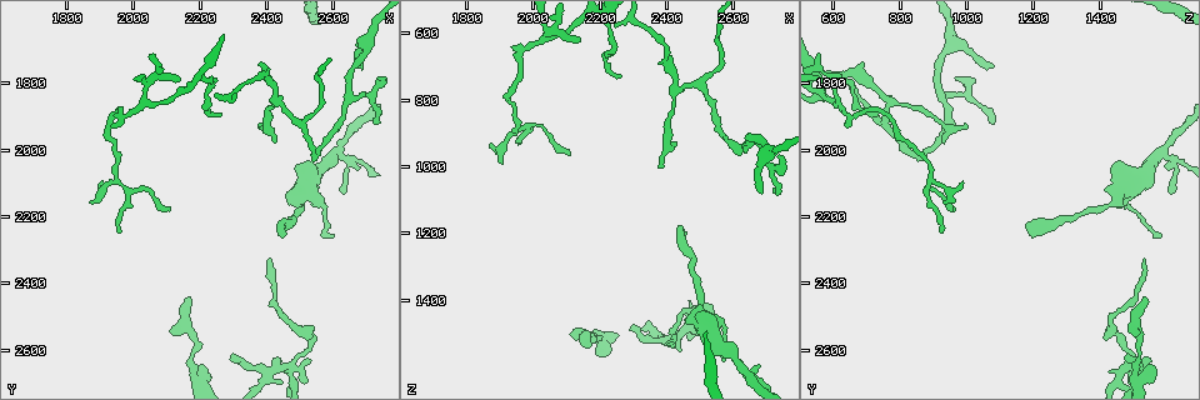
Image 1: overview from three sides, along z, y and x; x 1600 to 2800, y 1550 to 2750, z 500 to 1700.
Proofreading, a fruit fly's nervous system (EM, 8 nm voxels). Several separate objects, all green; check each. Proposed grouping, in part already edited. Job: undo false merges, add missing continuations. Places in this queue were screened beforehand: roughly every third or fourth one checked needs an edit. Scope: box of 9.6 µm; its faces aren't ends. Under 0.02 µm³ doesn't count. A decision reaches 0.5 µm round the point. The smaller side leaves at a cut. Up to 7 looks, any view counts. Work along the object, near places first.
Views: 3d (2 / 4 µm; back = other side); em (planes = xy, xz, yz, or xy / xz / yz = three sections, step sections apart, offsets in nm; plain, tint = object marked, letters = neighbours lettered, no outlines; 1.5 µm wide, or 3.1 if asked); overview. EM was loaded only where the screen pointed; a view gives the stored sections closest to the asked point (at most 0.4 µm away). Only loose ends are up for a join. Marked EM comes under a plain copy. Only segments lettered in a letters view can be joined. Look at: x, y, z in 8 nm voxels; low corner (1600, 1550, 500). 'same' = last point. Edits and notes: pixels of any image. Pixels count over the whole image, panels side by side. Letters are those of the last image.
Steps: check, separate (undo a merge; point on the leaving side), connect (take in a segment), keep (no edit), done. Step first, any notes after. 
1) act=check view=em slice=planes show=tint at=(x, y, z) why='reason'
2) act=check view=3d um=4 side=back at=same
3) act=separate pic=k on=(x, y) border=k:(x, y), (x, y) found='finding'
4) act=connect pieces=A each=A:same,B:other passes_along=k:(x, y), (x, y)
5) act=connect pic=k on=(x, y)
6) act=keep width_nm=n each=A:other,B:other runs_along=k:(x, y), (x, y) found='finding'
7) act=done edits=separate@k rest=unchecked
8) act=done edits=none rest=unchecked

act=check view=em slice=planes show=letters at=(2160, 2450, 1540) why='free end'

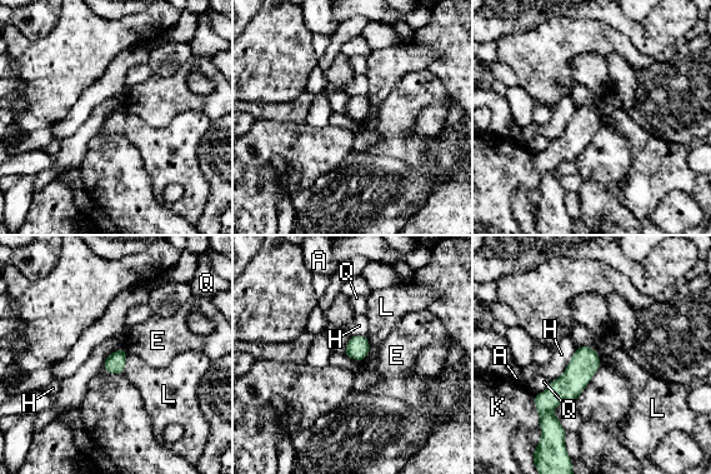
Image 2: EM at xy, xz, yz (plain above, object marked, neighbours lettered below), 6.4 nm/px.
act=keep longest_contact=H:280nm each=A:other,E:other,H:other,K:other,L:other,Q:other border=2:(367, 337), (369, 354), (361, 362) found='none of them fits'

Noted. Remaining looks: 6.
act=check view=em slice=yz step=8 show=letters at=(2440, 2220, 1180) why='thin end'

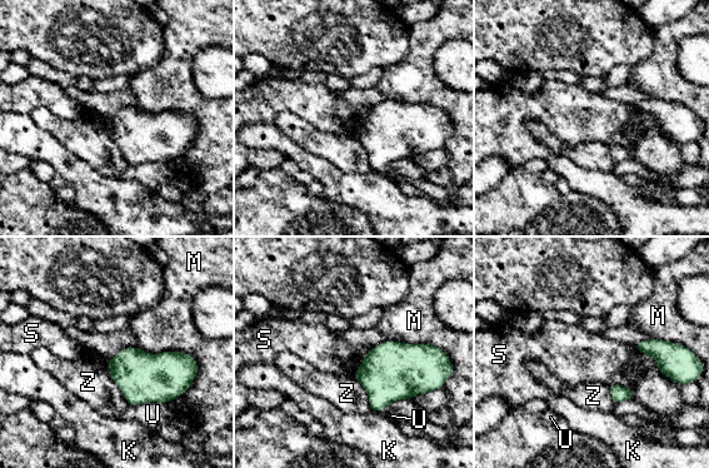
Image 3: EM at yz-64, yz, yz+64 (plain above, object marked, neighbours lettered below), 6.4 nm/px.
act=keep each=K:other,M:other,S:other,U:other,Z:other border=3:(633, 345), (675, 382) found='no lettered segment goes on from it'

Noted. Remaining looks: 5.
act=check view=em slice=planes show=letters at=(2730, 1920, 1090) why='thin end'

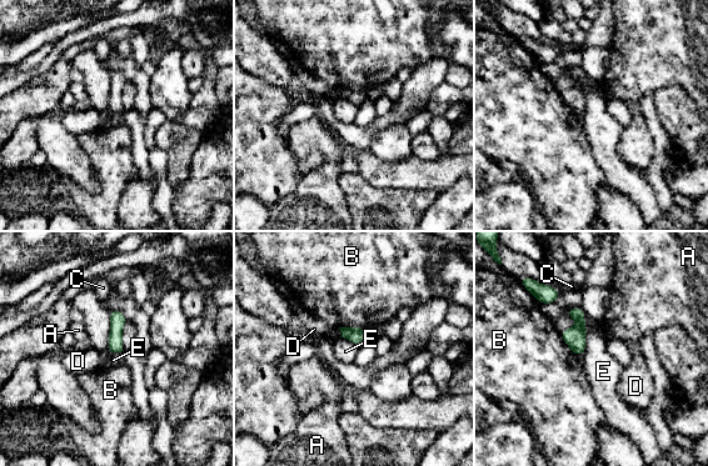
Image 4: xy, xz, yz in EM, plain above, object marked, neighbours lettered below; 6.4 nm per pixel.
act=keep each=A:other,B:other,C:other,D:other,E:other border=4:(108, 311), (108, 350), (121, 354) found='none of them fits'

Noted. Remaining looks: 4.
act=done edits=none rest=unchecked

